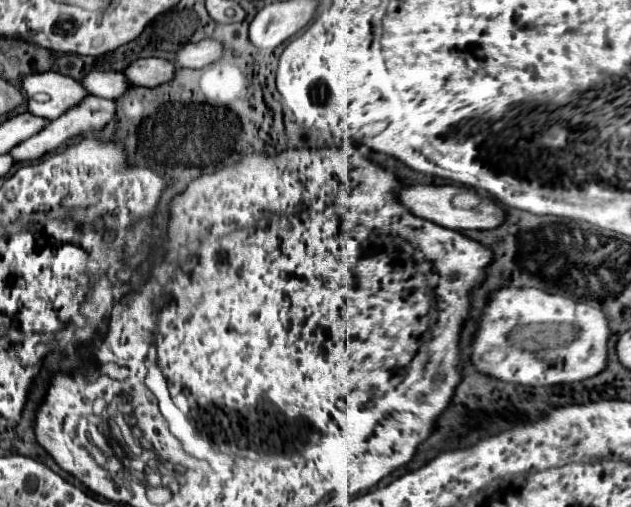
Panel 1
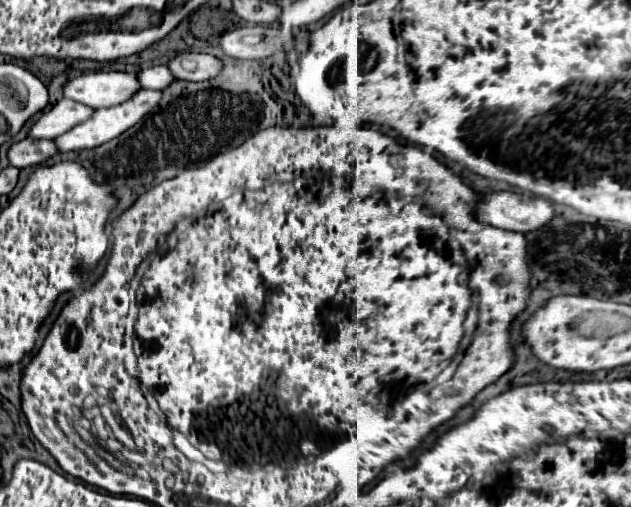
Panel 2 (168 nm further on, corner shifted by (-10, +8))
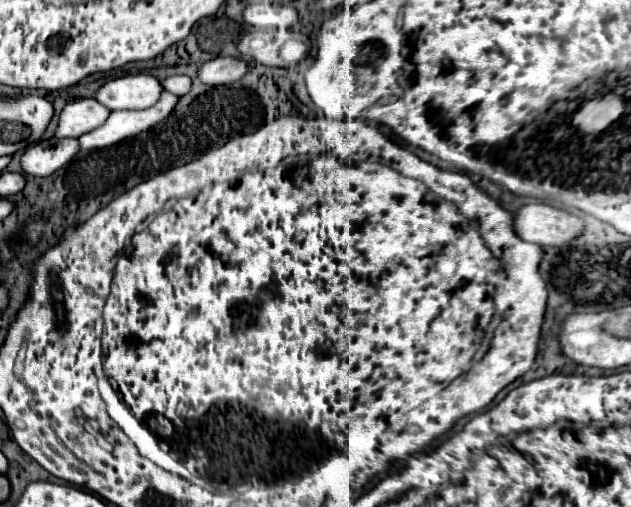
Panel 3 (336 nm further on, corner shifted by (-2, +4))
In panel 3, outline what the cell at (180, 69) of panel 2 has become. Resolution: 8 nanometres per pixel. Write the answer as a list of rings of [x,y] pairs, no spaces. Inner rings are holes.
[[[217,57],[199,69],[199,79],[207,85],[227,85],[239,81],[249,71],[249,63],[237,57]]]

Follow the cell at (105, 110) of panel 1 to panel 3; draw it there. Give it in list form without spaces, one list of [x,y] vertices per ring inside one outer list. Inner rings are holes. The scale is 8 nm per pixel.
[[[165,91],[163,97],[151,107],[143,111],[113,111],[111,117],[101,125],[99,129],[93,129],[79,137],[81,149],[101,149],[111,147],[127,137],[135,137],[153,125],[161,123],[171,115],[175,105],[179,103],[179,97]]]

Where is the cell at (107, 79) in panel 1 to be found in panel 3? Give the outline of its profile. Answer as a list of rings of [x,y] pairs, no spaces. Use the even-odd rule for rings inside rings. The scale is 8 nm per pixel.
[[[173,75],[173,77],[167,77],[163,79],[163,87],[165,91],[171,91],[175,95],[187,95],[191,91],[191,85],[193,85],[193,79],[187,77],[187,75]]]

